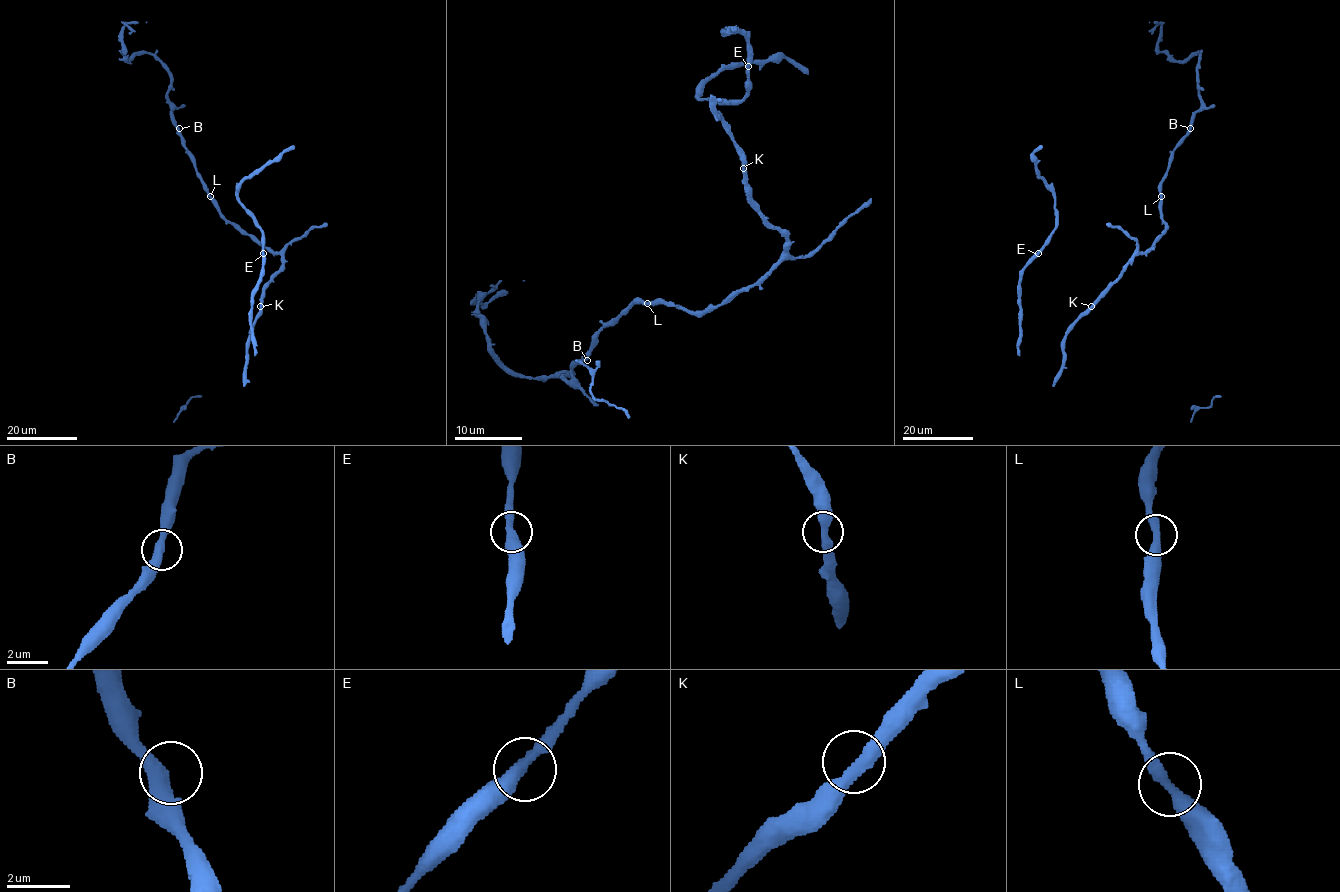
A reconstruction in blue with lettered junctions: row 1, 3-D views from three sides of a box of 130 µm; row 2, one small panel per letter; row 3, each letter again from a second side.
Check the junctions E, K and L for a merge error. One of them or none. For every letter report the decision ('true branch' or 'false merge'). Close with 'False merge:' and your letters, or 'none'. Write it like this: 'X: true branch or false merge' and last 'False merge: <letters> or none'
E: true branch
K: true branch
L: true branch
False merge: none

